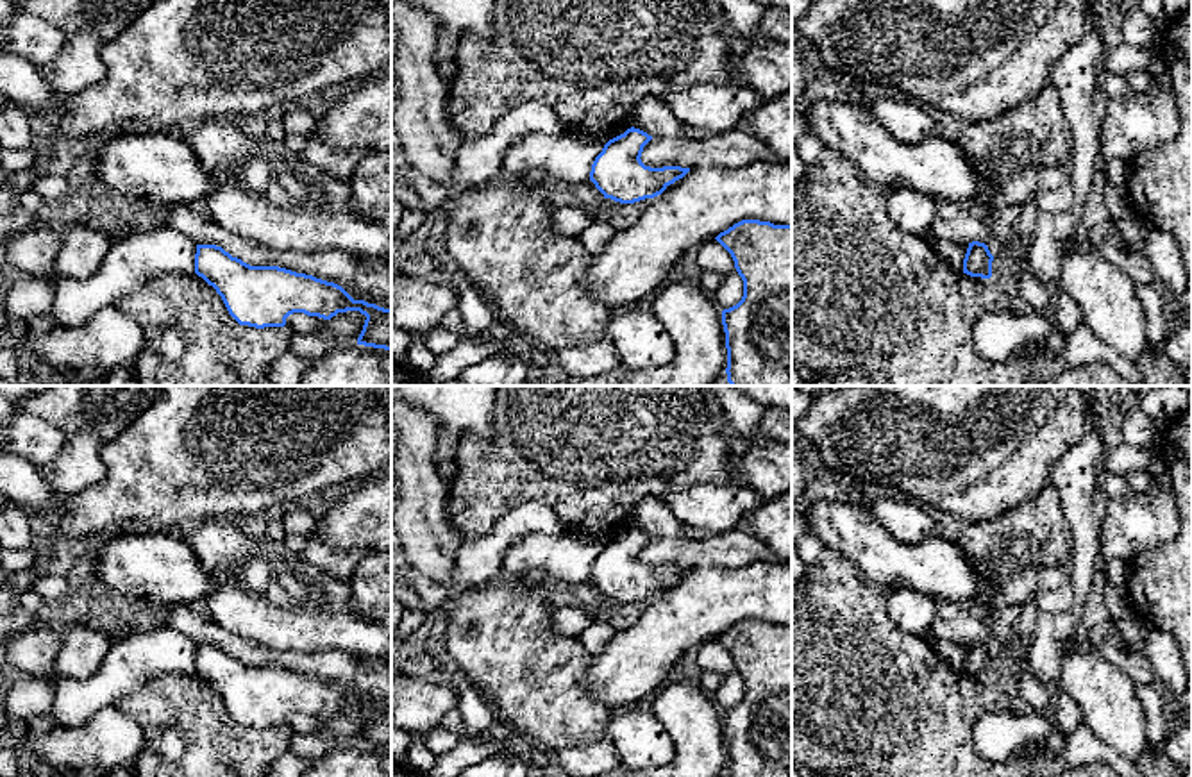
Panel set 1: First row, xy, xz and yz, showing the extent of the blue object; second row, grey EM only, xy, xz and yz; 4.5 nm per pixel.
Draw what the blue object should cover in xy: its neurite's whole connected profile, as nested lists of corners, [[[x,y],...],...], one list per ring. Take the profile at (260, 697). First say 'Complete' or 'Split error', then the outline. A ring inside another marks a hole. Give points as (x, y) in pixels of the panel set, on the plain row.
Complete. [[[197,645],[195,673],[216,689],[229,714],[239,725],[256,729],[284,727],[286,718],[293,713],[331,720],[338,713],[359,711],[366,716],[366,720],[357,738],[357,745],[391,752],[391,709],[384,709],[365,700],[354,700],[334,682],[279,666],[250,666],[216,645]]]

